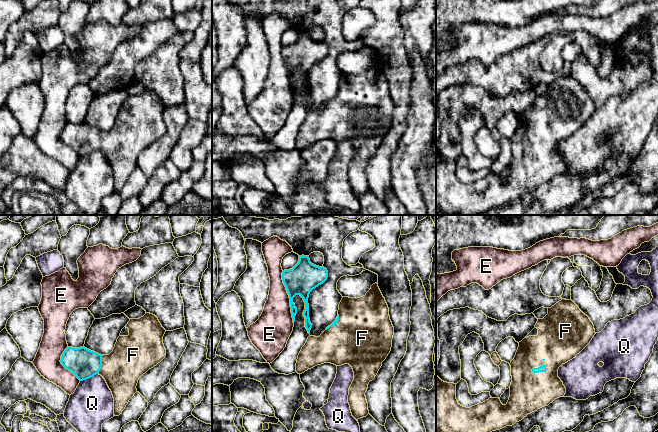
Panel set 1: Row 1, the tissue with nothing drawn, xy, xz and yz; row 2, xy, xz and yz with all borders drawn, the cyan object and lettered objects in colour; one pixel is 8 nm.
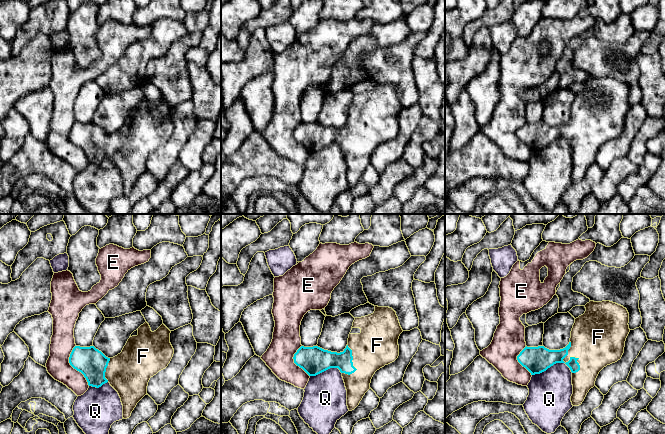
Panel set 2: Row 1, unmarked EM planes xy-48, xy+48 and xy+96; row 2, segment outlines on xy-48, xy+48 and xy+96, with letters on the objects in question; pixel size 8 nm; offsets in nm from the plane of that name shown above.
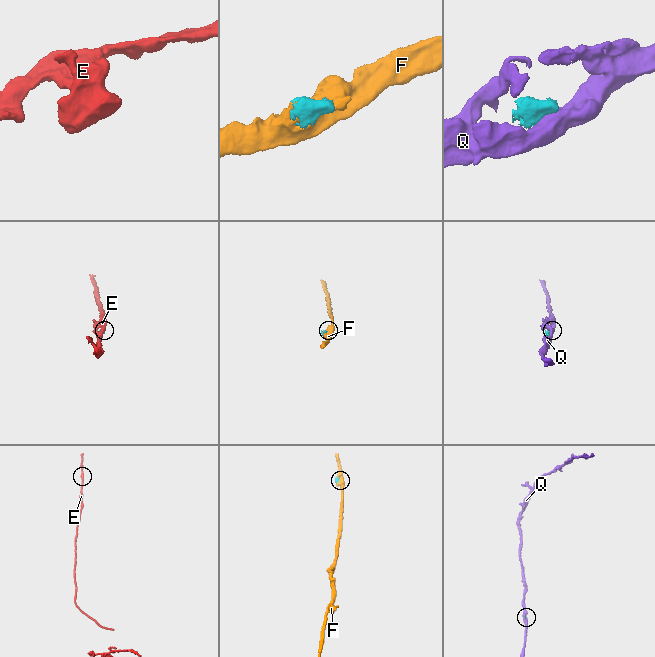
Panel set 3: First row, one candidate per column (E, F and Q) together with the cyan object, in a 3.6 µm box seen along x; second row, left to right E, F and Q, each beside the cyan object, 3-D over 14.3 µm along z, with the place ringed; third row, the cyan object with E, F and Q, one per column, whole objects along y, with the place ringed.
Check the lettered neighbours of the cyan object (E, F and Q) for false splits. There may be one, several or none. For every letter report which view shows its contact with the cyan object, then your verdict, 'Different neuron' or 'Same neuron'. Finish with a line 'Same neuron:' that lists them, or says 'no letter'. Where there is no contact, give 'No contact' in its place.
E: Touches cyan in xz. Different neuron
F: Touches cyan in yz. Same neuron
Q: Touches cyan in xy. Different neuron
Same neuron: F

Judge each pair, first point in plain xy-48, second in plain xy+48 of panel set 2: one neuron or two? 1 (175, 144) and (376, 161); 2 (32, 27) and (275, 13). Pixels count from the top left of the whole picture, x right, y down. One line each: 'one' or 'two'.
1: one
2: one

